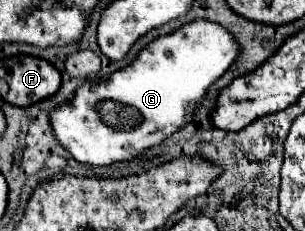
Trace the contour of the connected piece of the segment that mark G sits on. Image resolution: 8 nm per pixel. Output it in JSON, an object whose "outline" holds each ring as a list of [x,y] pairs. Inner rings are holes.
{"outline":[[[197,19],[183,25],[175,33],[151,41],[125,69],[99,83],[81,85],[67,105],[51,111],[55,137],[79,163],[129,161],[189,125],[197,103],[239,55],[237,37],[219,23]]]}

